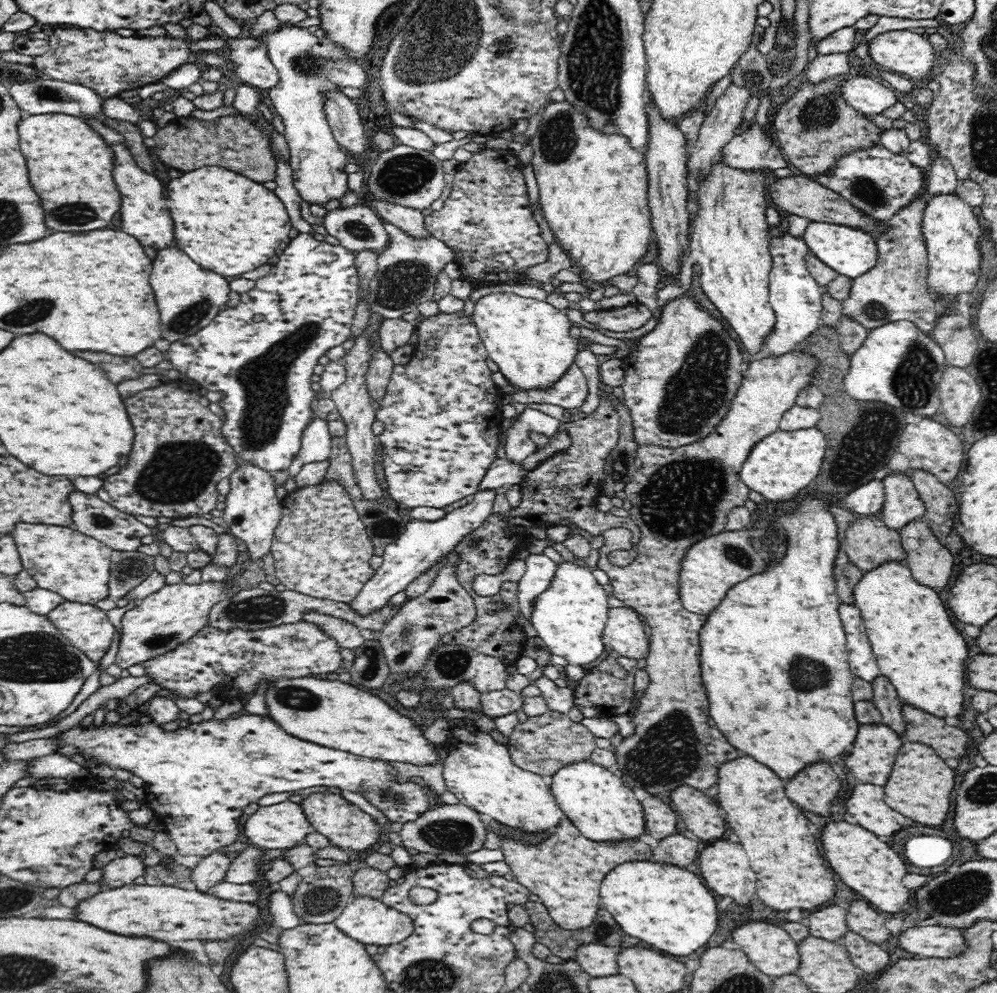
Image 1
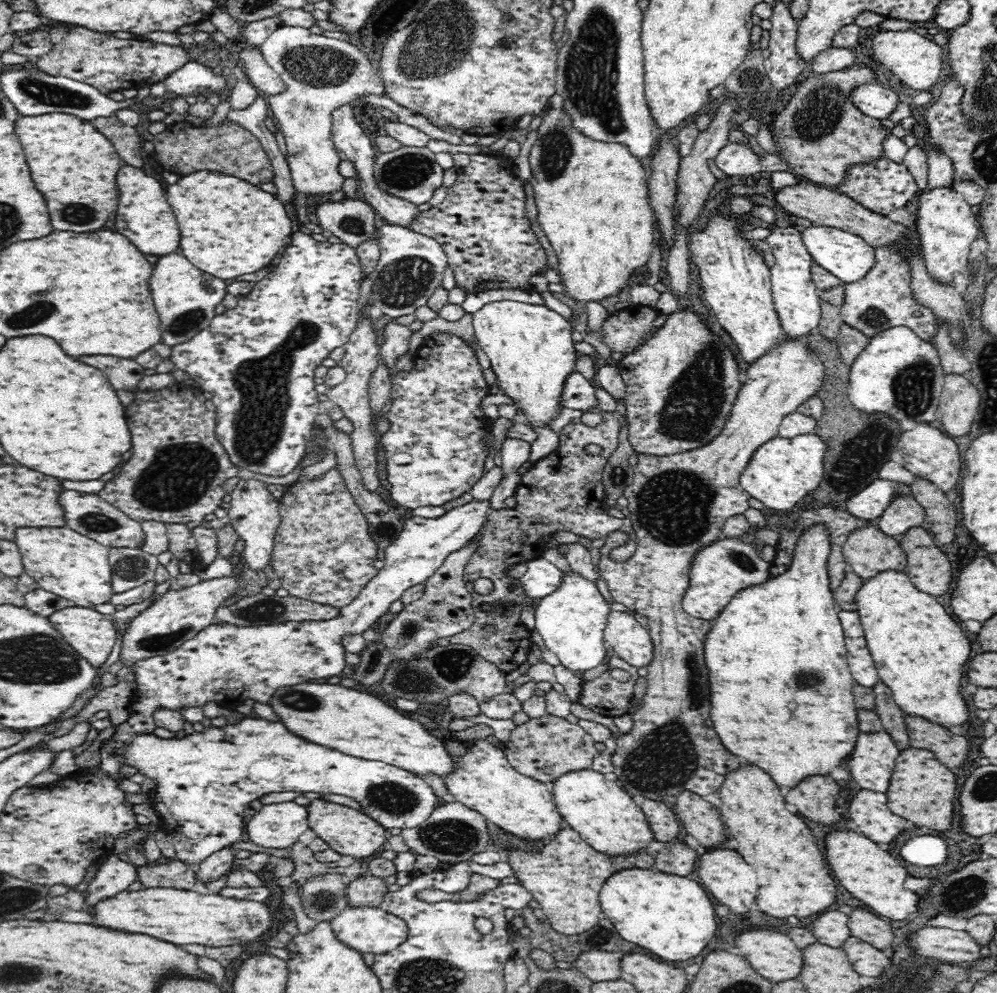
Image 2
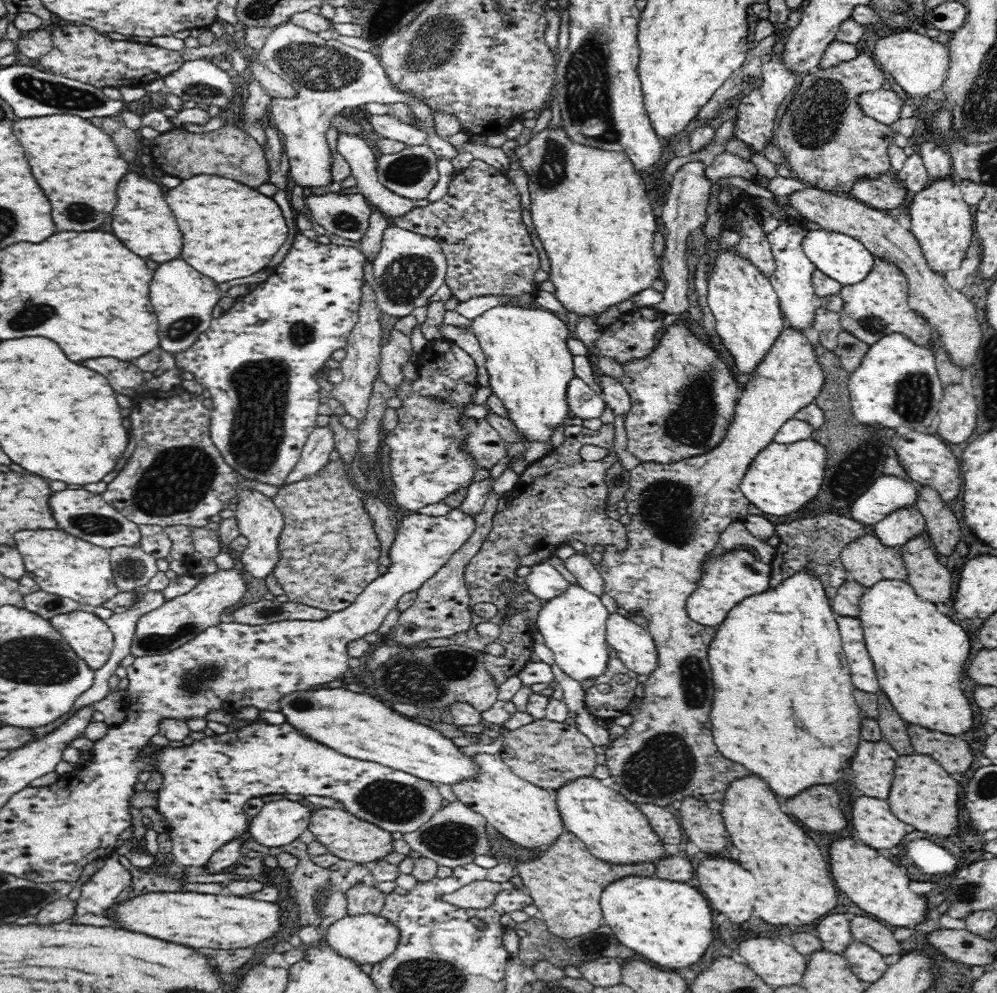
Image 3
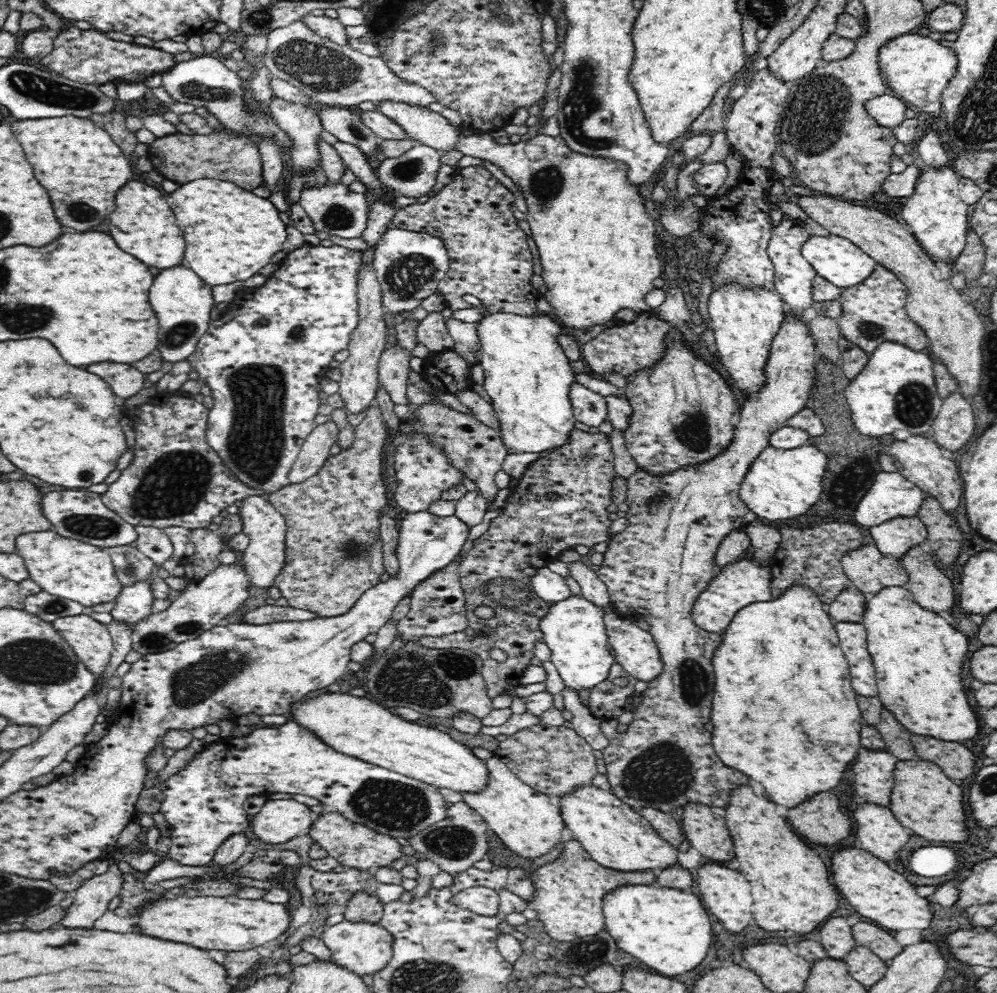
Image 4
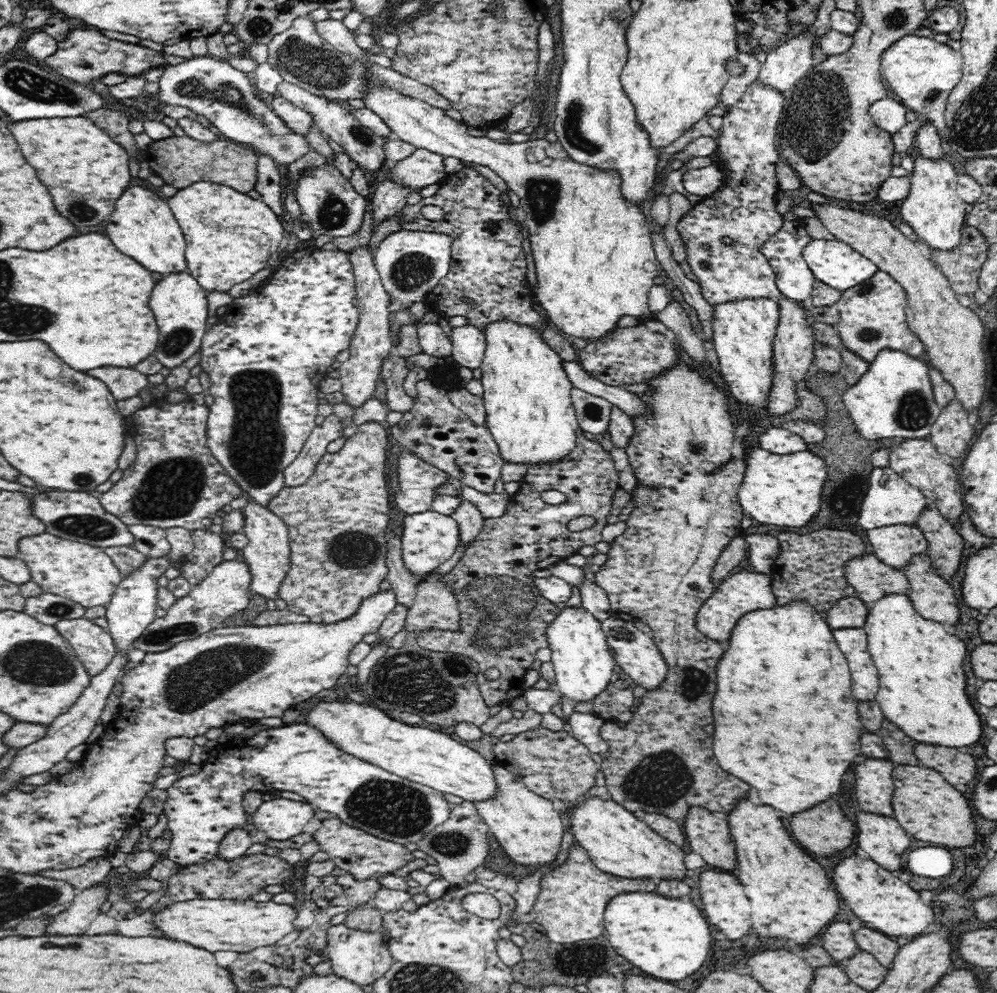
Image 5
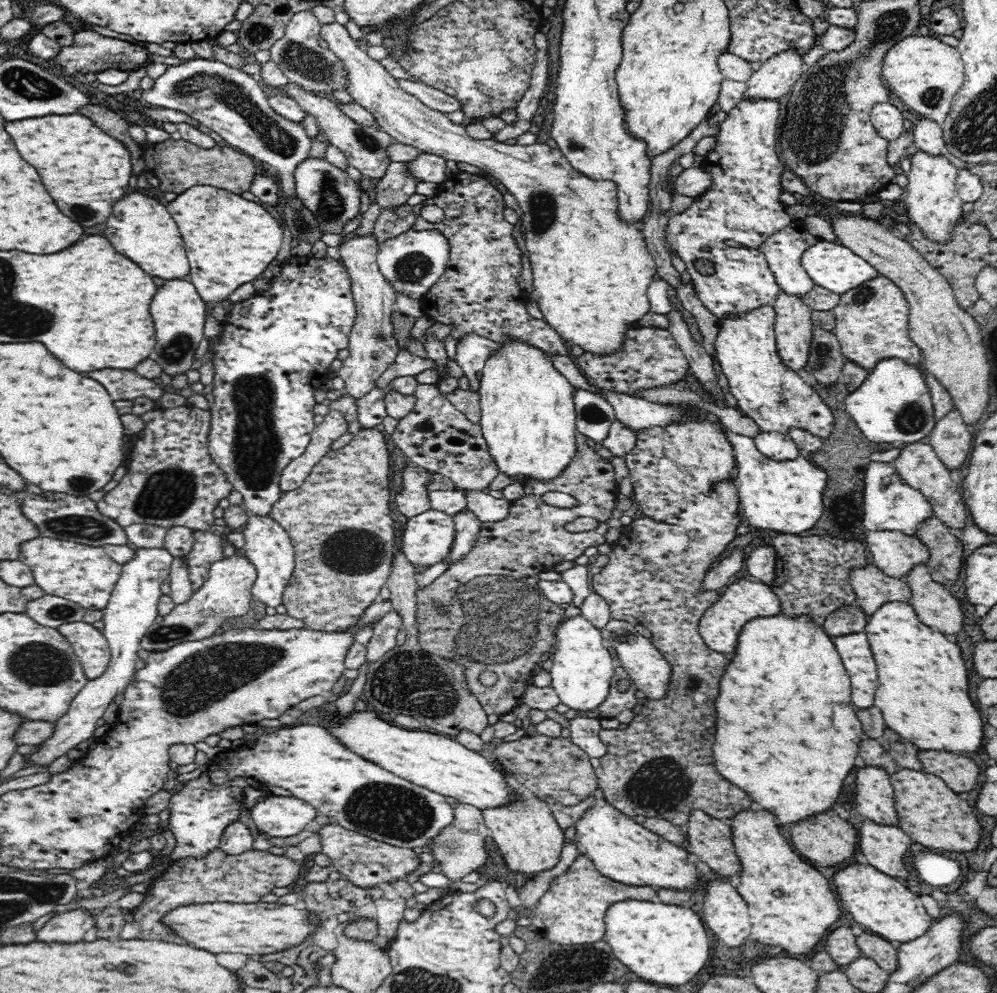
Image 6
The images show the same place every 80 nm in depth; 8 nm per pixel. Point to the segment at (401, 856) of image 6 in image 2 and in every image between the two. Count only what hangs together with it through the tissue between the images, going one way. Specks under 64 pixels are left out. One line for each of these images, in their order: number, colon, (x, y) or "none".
2: (350, 832)
3: (349, 838)
4: (354, 845)
5: (364, 856)

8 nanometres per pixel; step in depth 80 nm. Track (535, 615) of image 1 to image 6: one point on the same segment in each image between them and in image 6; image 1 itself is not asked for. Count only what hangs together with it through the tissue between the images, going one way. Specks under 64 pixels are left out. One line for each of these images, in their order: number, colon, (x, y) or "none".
2: (572, 620)
3: (573, 625)
4: (574, 630)
5: (583, 663)
6: (583, 670)

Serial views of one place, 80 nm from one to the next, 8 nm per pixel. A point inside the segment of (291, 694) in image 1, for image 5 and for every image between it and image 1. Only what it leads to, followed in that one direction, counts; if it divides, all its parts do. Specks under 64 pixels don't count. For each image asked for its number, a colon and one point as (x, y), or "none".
2: (358, 724)
3: (357, 725)
4: (356, 726)
5: (429, 757)

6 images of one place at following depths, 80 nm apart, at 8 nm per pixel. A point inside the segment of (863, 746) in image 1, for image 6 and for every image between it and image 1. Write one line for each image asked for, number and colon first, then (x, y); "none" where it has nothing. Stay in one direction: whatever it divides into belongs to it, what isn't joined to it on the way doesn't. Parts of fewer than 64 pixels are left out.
2: (872, 763)
3: (872, 768)
4: (872, 773)
5: (874, 788)
6: (875, 800)

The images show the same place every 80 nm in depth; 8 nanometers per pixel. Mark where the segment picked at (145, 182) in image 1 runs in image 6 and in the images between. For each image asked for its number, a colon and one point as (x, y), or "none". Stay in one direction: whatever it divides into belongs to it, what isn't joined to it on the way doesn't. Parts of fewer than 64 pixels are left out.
2: (144, 217)
3: (142, 221)
4: (142, 224)
5: (144, 229)
6: (140, 228)

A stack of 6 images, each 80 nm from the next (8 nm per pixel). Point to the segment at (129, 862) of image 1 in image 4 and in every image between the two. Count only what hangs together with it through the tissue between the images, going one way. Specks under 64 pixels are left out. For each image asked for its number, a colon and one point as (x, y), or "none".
2: (114, 876)
3: (99, 892)
4: (91, 900)

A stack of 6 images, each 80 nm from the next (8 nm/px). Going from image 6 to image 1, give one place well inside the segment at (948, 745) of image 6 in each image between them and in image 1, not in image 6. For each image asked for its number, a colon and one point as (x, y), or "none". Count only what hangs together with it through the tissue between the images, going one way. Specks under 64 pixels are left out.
1: (918, 649)
2: (920, 652)
3: (919, 655)
4: (918, 656)
5: (922, 691)

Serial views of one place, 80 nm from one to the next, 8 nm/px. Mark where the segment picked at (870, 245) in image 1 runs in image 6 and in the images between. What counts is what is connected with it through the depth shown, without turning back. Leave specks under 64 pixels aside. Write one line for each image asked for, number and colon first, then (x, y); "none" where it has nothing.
2: (849, 257)
3: (839, 256)
4: (838, 260)
5: (833, 262)
6: (831, 265)

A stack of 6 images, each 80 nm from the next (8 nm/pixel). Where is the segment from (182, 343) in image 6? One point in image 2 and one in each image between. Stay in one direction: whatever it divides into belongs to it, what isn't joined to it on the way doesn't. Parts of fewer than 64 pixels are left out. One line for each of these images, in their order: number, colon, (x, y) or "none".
2: (185, 297)
3: (183, 298)
4: (182, 301)
5: (179, 303)

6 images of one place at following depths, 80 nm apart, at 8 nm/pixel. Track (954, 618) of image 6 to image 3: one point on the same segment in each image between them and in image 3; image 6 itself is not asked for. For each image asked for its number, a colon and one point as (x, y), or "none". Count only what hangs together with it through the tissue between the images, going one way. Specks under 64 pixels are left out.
3: (930, 580)
4: (931, 588)
5: (932, 597)

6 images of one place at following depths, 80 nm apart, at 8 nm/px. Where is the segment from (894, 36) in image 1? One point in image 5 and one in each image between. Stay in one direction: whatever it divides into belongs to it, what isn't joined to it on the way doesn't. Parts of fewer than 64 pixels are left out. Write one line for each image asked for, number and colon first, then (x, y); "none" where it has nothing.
2: (916, 59)
3: (919, 64)
4: (918, 69)
5: (922, 72)

